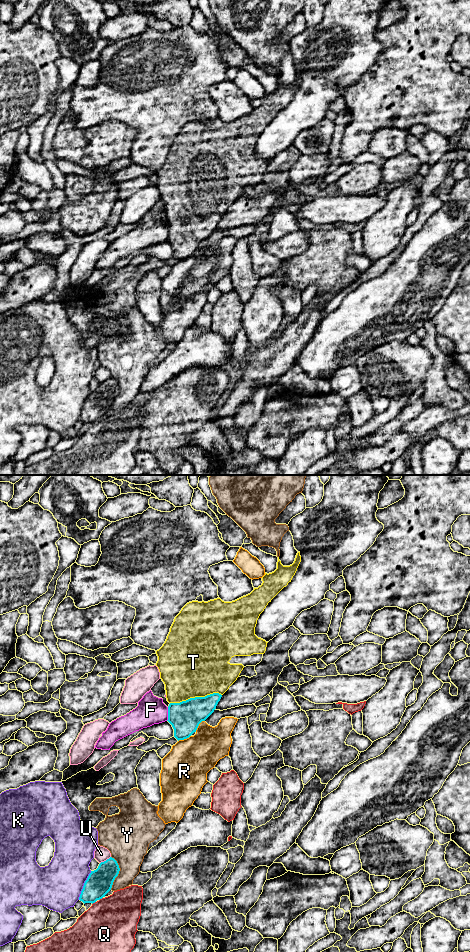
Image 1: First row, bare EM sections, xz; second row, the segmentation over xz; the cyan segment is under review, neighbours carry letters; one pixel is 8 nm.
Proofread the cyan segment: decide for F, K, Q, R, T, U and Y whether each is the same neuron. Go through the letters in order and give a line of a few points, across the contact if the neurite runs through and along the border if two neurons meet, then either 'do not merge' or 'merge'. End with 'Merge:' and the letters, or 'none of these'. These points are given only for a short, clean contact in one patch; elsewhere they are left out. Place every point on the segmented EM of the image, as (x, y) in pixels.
F: do not merge
K: do not merge
Q: do not merge
R: do not merge
T: line xz (185, 717), (185, 712), (195, 697), (192, 666); merge
U: do not merge
Y: do not merge
Merge: T

